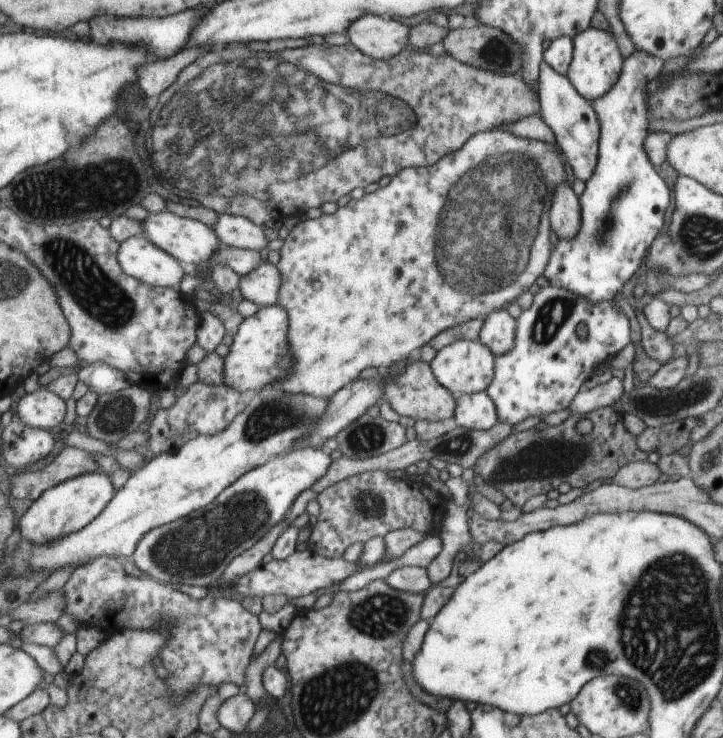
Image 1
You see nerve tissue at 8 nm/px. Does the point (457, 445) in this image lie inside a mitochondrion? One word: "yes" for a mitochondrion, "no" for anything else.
yes

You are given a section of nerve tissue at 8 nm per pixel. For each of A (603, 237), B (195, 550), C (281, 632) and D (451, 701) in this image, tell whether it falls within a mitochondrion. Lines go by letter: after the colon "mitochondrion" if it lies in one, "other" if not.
A: mitochondrion
B: mitochondrion
C: other
D: other

